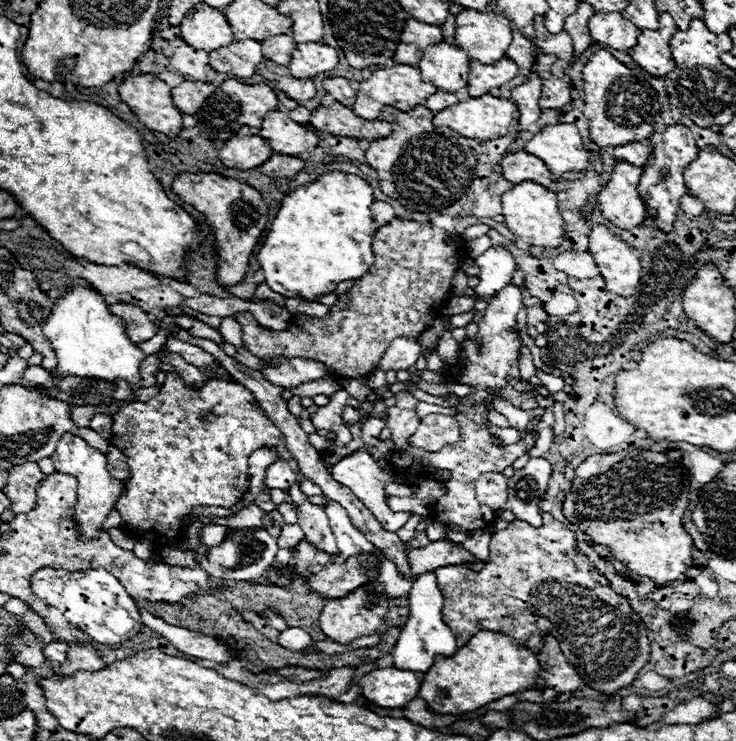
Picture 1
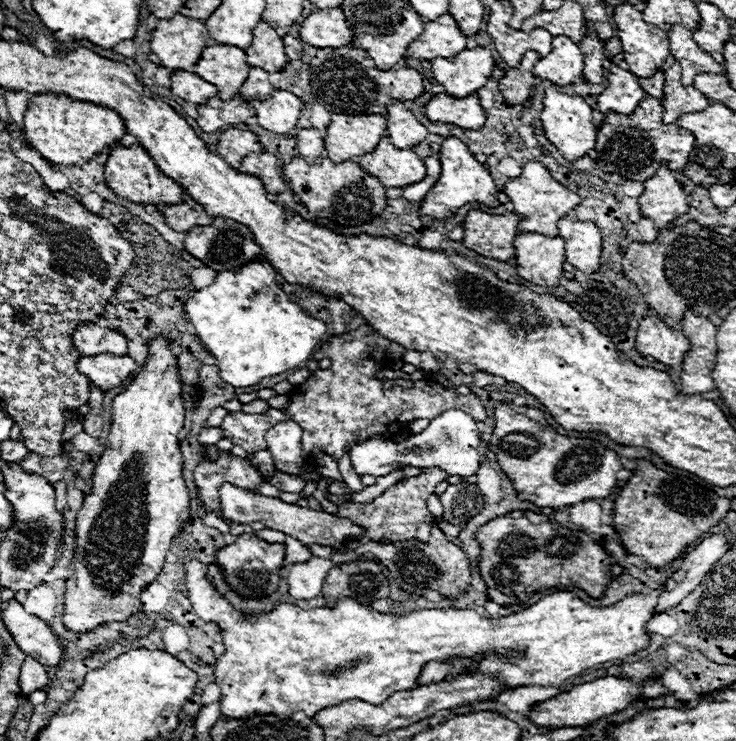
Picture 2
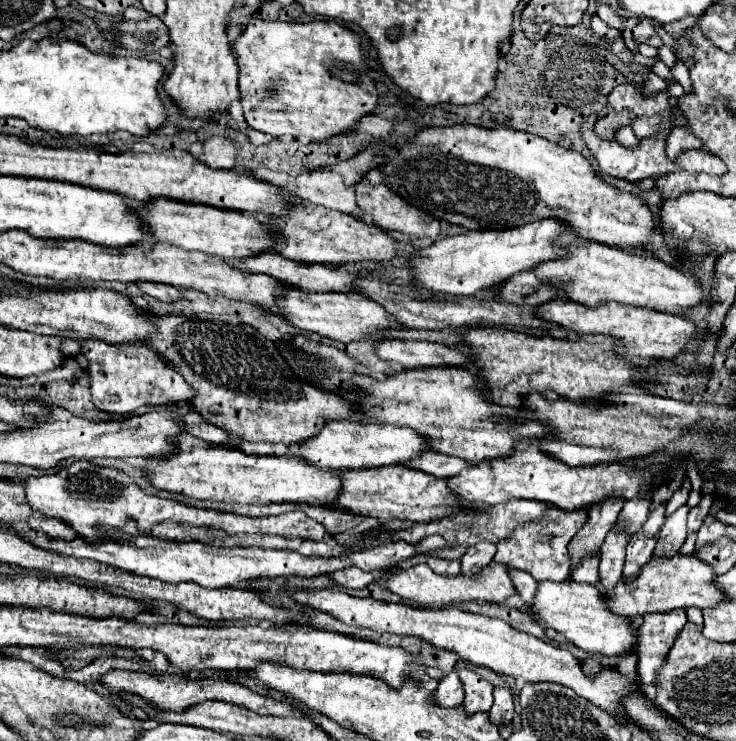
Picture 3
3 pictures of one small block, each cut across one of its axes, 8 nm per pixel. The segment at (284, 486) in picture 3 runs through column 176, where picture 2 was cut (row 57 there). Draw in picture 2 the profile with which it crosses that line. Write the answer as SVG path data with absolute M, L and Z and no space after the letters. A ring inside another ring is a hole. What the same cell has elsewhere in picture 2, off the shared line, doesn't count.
M466 48L452 58L432 60L432 76L446 88L446 94L464 98L486 84L494 70L494 58L488 48Z

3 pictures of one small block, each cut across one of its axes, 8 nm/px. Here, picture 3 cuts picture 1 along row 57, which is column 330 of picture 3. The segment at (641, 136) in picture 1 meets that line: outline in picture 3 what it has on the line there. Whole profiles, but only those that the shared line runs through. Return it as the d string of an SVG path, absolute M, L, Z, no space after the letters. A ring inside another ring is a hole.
M288 590L290 596L316 610L330 612L332 616L340 618L350 626L364 626L376 632L392 632L392 634L406 634L406 636L420 636L430 644L446 650L458 652L464 660L480 666L488 666L494 672L508 674L514 678L522 678L526 682L556 682L562 686L572 688L578 696L590 700L592 704L600 706L608 714L624 716L620 700L630 692L638 690L638 680L622 676L616 670L602 670L596 678L584 676L578 660L564 648L556 648L548 642L538 640L532 634L520 632L498 618L486 618L480 614L470 614L460 608L412 608L408 604L388 604L376 602L372 598L354 598L338 590L318 590L318 592L304 592L304 590Z

